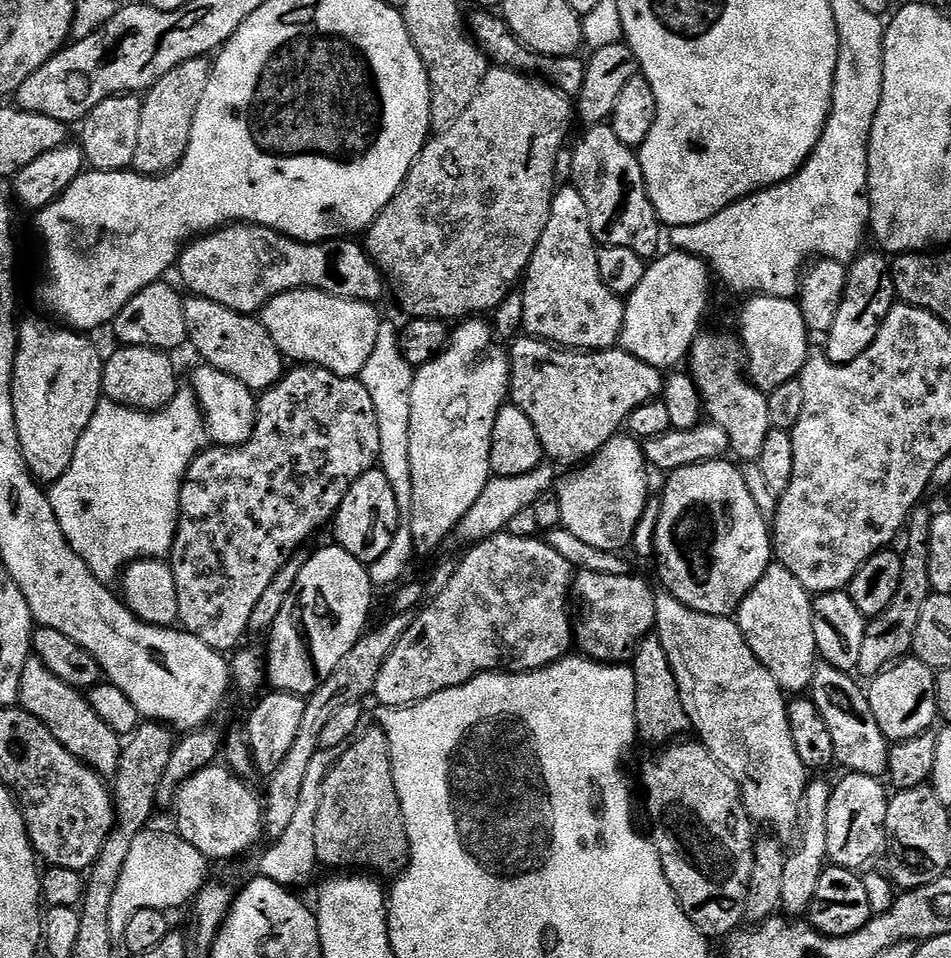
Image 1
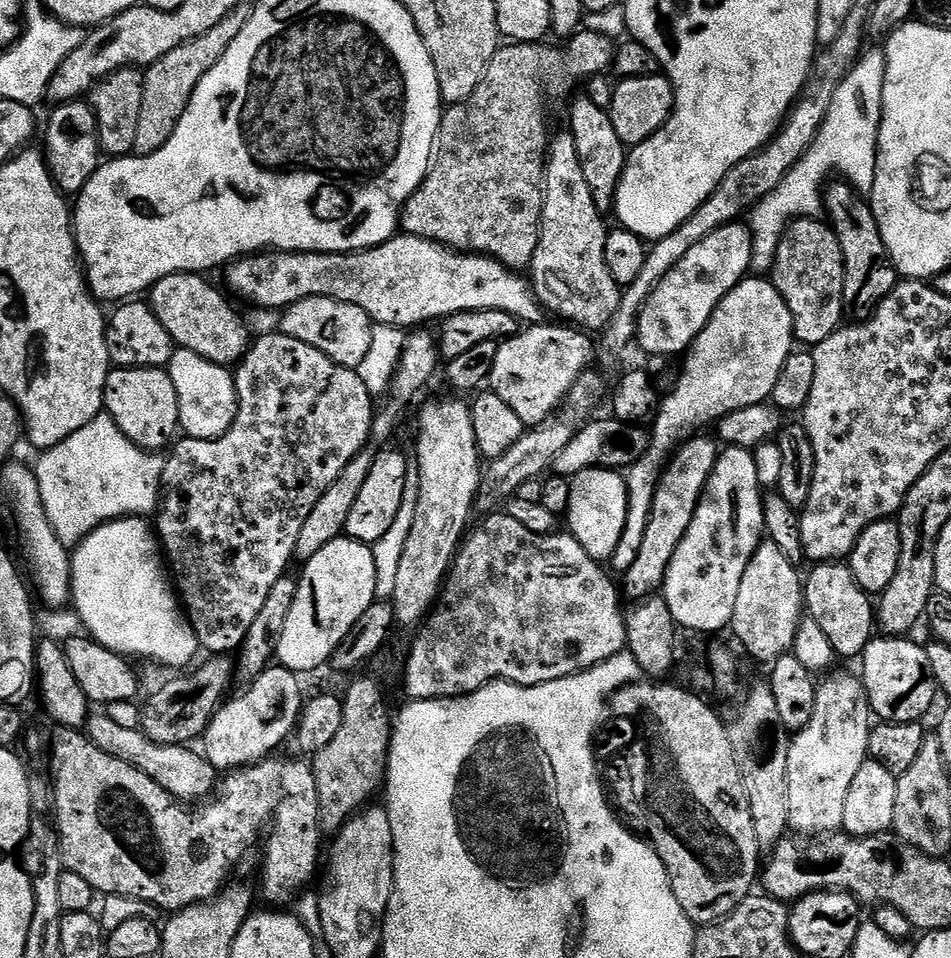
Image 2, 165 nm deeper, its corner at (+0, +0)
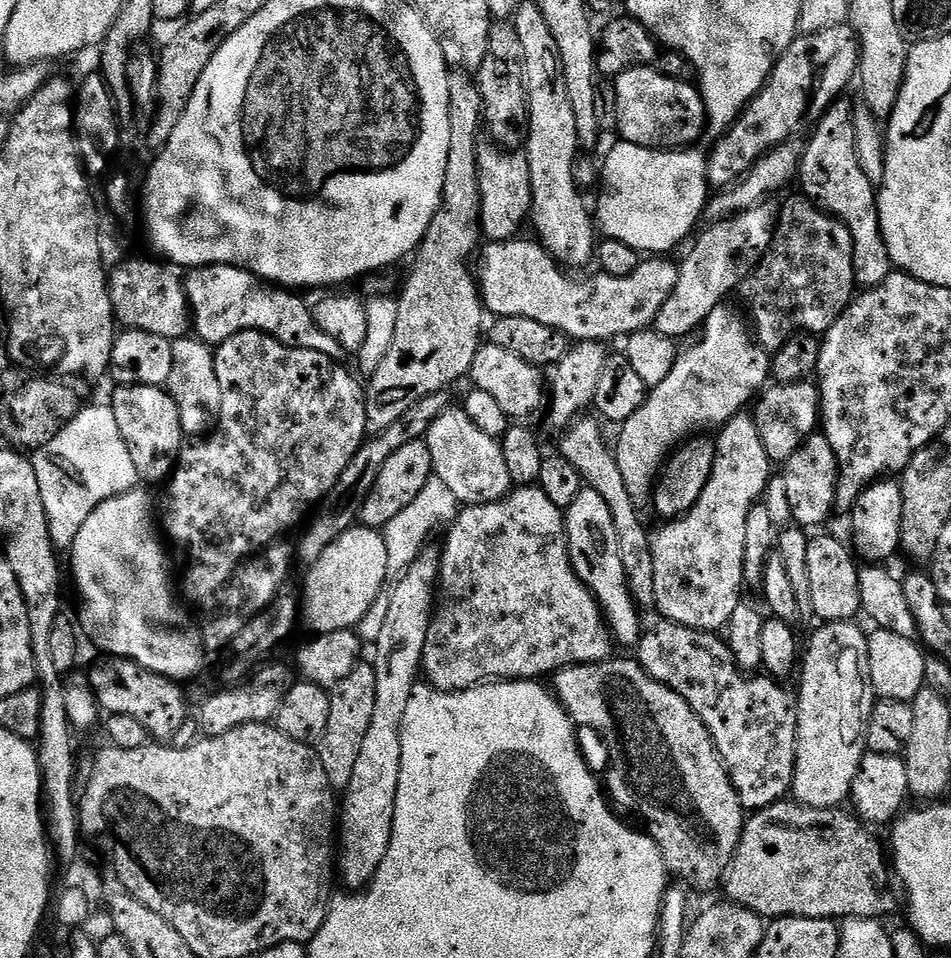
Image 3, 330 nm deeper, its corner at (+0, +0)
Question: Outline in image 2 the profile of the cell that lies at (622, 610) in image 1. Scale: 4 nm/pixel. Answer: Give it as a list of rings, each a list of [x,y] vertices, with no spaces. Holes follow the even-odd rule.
[[[697,434],[691,440],[684,441],[665,464],[658,486],[654,490],[654,506],[650,506],[650,522],[646,530],[646,538],[642,542],[642,550],[638,550],[638,558],[634,558],[634,566],[630,566],[630,570],[622,576],[624,580],[622,592],[627,599],[629,596],[629,601],[647,600],[649,596],[663,589],[670,558],[674,558],[674,550],[678,550],[678,542],[682,542],[686,530],[690,530],[694,510],[698,510],[698,502],[702,498],[706,482],[721,454],[721,449],[713,444],[704,437],[704,434]]]

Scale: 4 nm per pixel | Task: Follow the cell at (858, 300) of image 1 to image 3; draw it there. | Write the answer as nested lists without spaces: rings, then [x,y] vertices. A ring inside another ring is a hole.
[[[839,98],[824,112],[811,129],[812,137],[804,144],[804,156],[800,159],[798,173],[799,191],[829,216],[835,216],[850,230],[854,242],[854,278],[861,289],[877,288],[894,271],[886,242],[882,238],[878,192],[866,178],[856,149],[854,130],[854,104]]]

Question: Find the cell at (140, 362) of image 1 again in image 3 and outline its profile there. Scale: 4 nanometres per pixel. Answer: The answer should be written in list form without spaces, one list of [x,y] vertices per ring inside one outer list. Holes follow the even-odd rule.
[[[126,384],[115,389],[110,406],[114,410],[114,422],[118,422],[118,430],[130,450],[130,458],[134,458],[134,470],[138,470],[141,481],[156,484],[167,481],[176,468],[176,459],[186,443],[182,430],[182,418],[178,418],[178,406],[174,398],[163,387],[142,386],[141,384]]]

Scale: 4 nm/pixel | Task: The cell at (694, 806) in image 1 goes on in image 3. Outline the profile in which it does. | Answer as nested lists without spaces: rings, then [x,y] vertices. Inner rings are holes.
[[[609,658],[602,661],[601,664],[574,664],[570,668],[564,668],[561,672],[555,673],[556,688],[554,687],[554,695],[559,700],[560,705],[568,711],[568,717],[572,719],[572,723],[577,726],[583,726],[583,724],[620,724],[620,741],[608,748],[609,772],[606,778],[604,777],[604,786],[609,799],[613,803],[618,802],[624,808],[629,808],[632,812],[637,812],[644,819],[645,826],[643,825],[643,827],[646,829],[647,835],[651,836],[652,841],[659,846],[660,852],[664,855],[665,871],[671,877],[674,875],[682,880],[708,880],[716,872],[715,866],[712,865],[716,856],[718,859],[728,862],[735,855],[736,848],[740,845],[740,835],[744,829],[746,810],[730,782],[728,771],[725,770],[724,764],[720,760],[712,736],[698,718],[698,714],[694,714],[694,710],[690,710],[690,706],[677,692],[670,690],[662,682],[650,678],[650,674],[644,672],[635,658],[628,658],[628,660],[616,659]]]

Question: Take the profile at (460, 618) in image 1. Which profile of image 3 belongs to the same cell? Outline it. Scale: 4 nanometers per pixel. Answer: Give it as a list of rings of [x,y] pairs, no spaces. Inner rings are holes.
[[[520,486],[515,490],[508,493],[503,500],[494,502],[493,504],[470,504],[461,507],[457,511],[456,519],[452,521],[450,527],[447,529],[448,537],[445,538],[444,544],[442,543],[442,551],[440,554],[440,579],[438,581],[438,599],[434,605],[432,613],[432,621],[430,622],[430,630],[426,634],[426,650],[424,651],[424,662],[422,665],[422,676],[427,683],[432,687],[437,688],[439,692],[465,692],[468,688],[476,688],[479,684],[486,684],[489,682],[503,682],[506,680],[535,680],[539,681],[540,676],[551,677],[557,672],[561,672],[564,668],[570,668],[574,664],[601,664],[602,661],[609,659],[613,655],[612,648],[614,649],[614,637],[608,627],[607,619],[600,607],[596,602],[595,596],[592,591],[584,585],[578,578],[578,574],[572,565],[572,559],[568,553],[568,529],[566,527],[565,513],[558,507],[554,506],[554,502],[550,502],[550,498],[546,498],[546,494],[538,486]]]

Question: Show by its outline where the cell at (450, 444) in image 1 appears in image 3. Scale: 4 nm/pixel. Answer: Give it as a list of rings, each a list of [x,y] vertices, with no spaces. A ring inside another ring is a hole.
[[[429,546],[421,552],[420,557],[412,563],[410,570],[402,579],[395,581],[391,585],[390,591],[386,596],[386,614],[379,621],[380,633],[376,636],[376,657],[370,660],[372,669],[374,670],[374,690],[376,697],[374,698],[374,718],[370,718],[370,730],[366,730],[366,738],[362,738],[362,746],[358,750],[358,762],[354,762],[354,774],[350,777],[350,786],[343,789],[342,803],[338,808],[338,876],[344,879],[345,889],[363,890],[372,883],[372,880],[378,874],[378,870],[382,866],[382,862],[386,858],[386,850],[390,846],[390,838],[392,837],[392,827],[394,826],[394,814],[396,813],[396,795],[398,794],[398,778],[402,770],[402,726],[406,718],[406,706],[410,706],[410,698],[412,691],[416,689],[418,681],[422,676],[422,665],[424,662],[424,651],[426,650],[426,634],[430,630],[430,622],[432,621],[432,613],[434,605],[438,599],[438,581],[440,579],[440,554],[441,549],[435,546]]]

